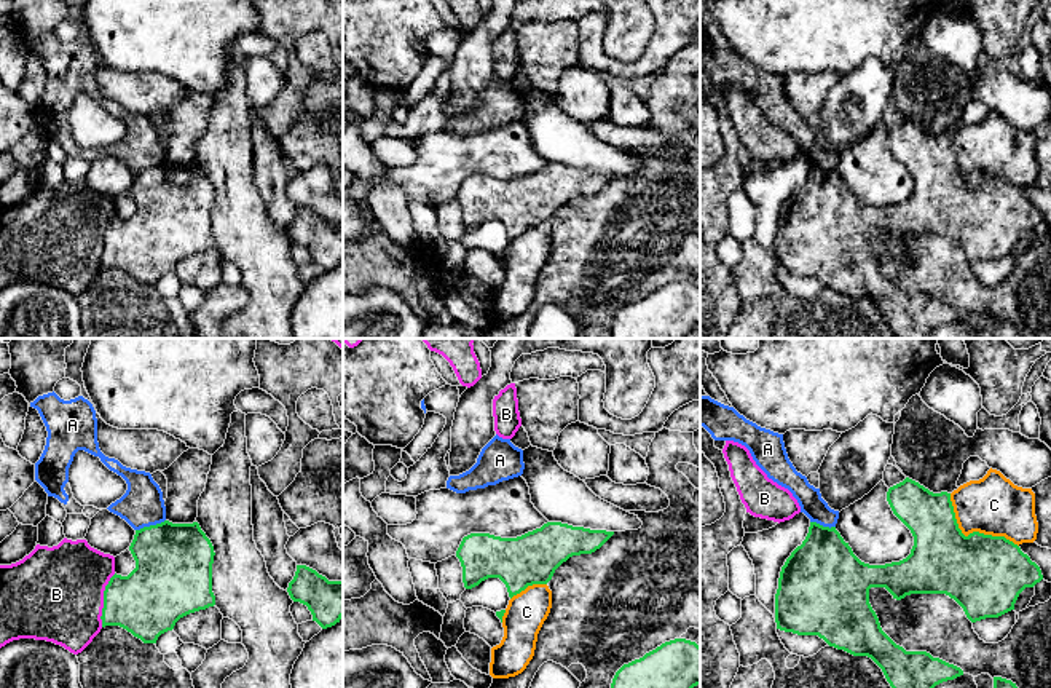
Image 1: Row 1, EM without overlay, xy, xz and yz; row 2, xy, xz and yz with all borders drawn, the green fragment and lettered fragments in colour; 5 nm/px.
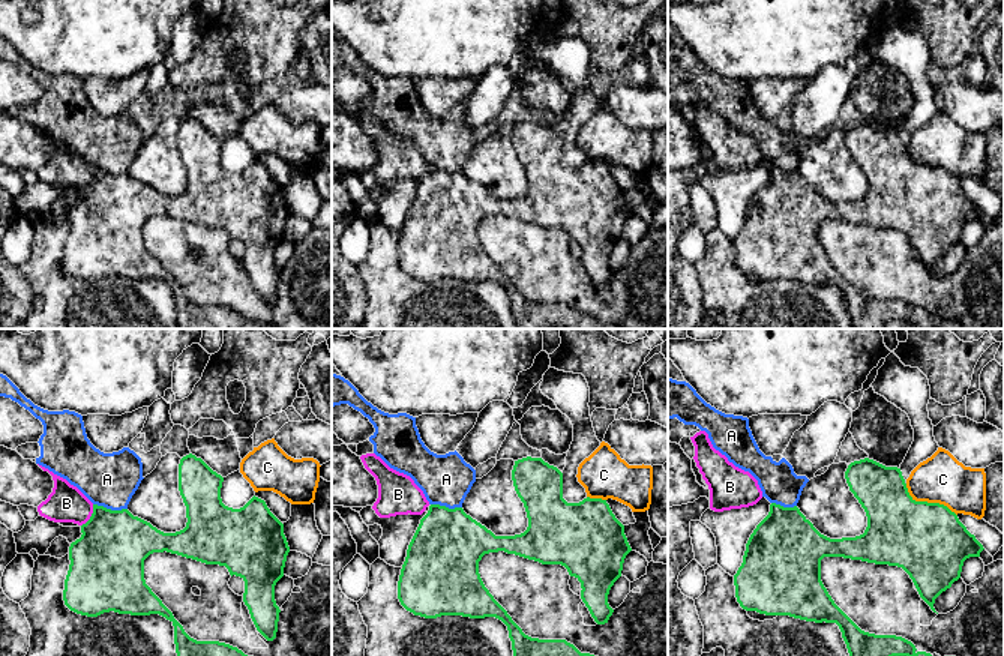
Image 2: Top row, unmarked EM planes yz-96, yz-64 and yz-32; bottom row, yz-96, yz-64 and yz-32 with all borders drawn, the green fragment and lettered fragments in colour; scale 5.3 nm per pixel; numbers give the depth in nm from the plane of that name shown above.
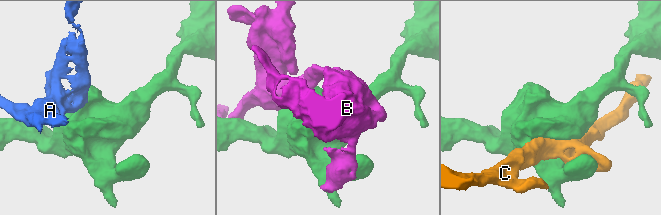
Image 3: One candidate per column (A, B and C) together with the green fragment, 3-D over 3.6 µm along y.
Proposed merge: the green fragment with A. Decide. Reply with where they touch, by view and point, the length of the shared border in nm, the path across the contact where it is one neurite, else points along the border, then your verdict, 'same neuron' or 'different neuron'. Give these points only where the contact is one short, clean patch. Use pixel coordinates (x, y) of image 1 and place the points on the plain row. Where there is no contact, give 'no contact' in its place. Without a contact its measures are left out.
meets green in xy at (150, 168); contact 160 nm long; border along xy (165, 162), (136, 173); different neuron

